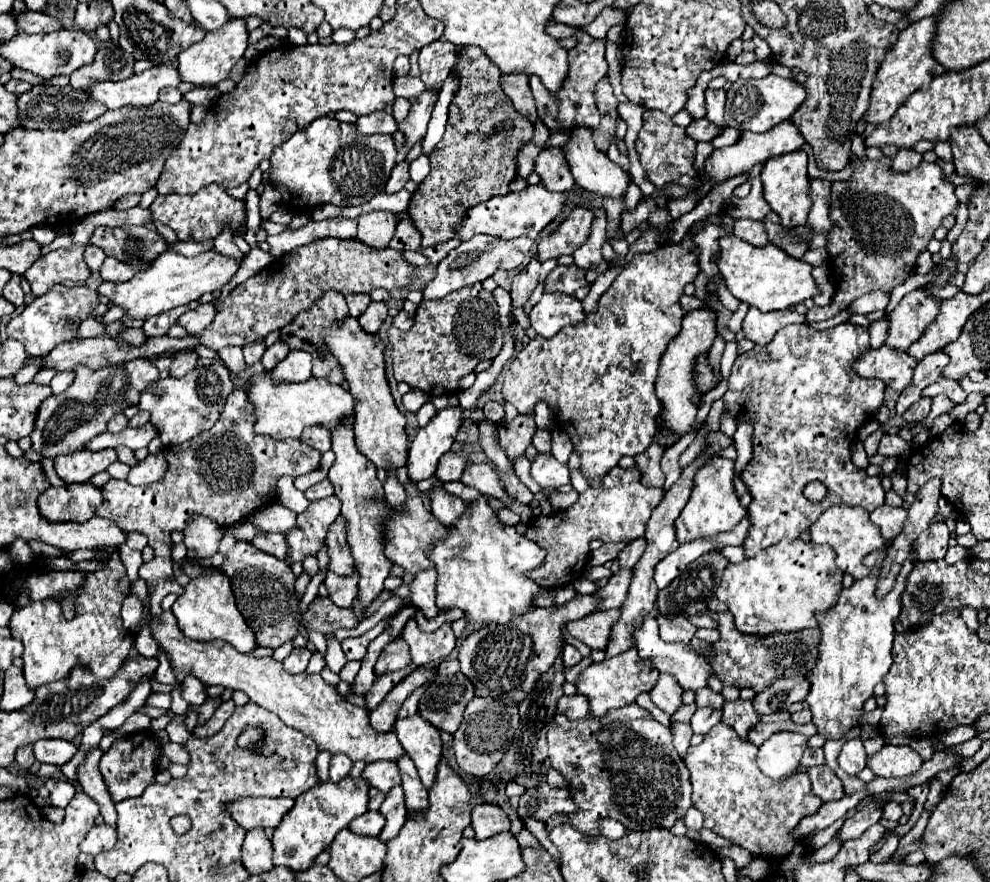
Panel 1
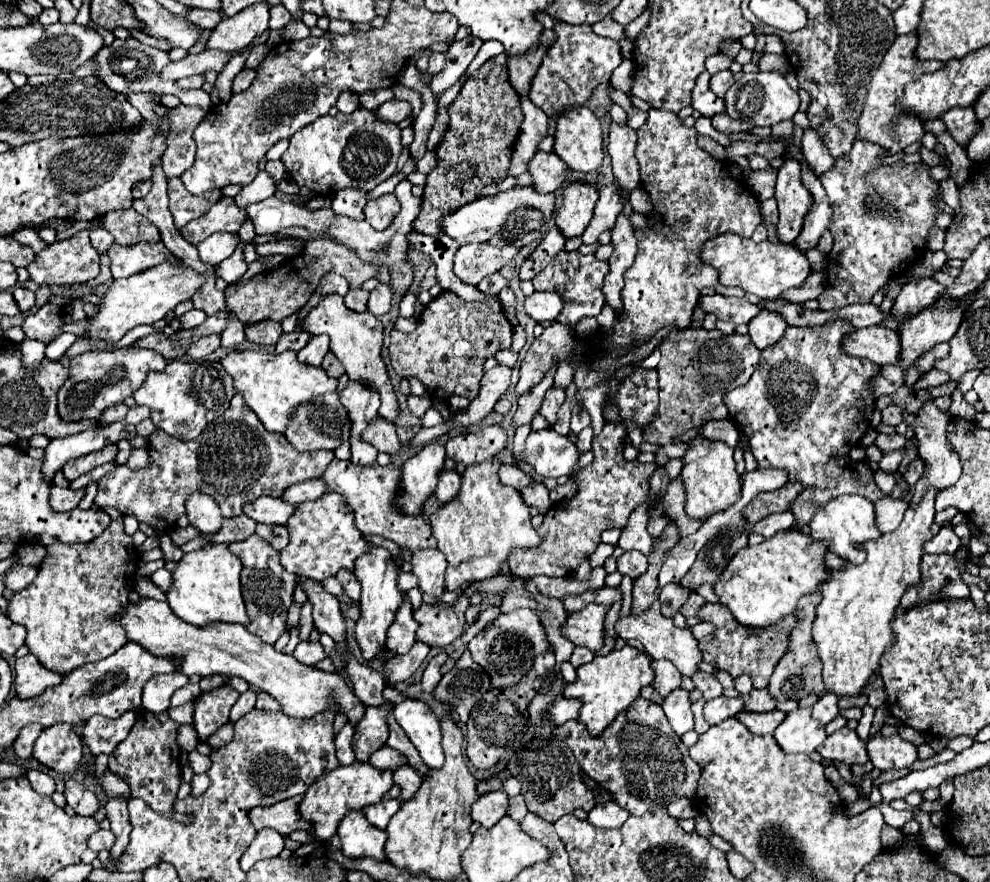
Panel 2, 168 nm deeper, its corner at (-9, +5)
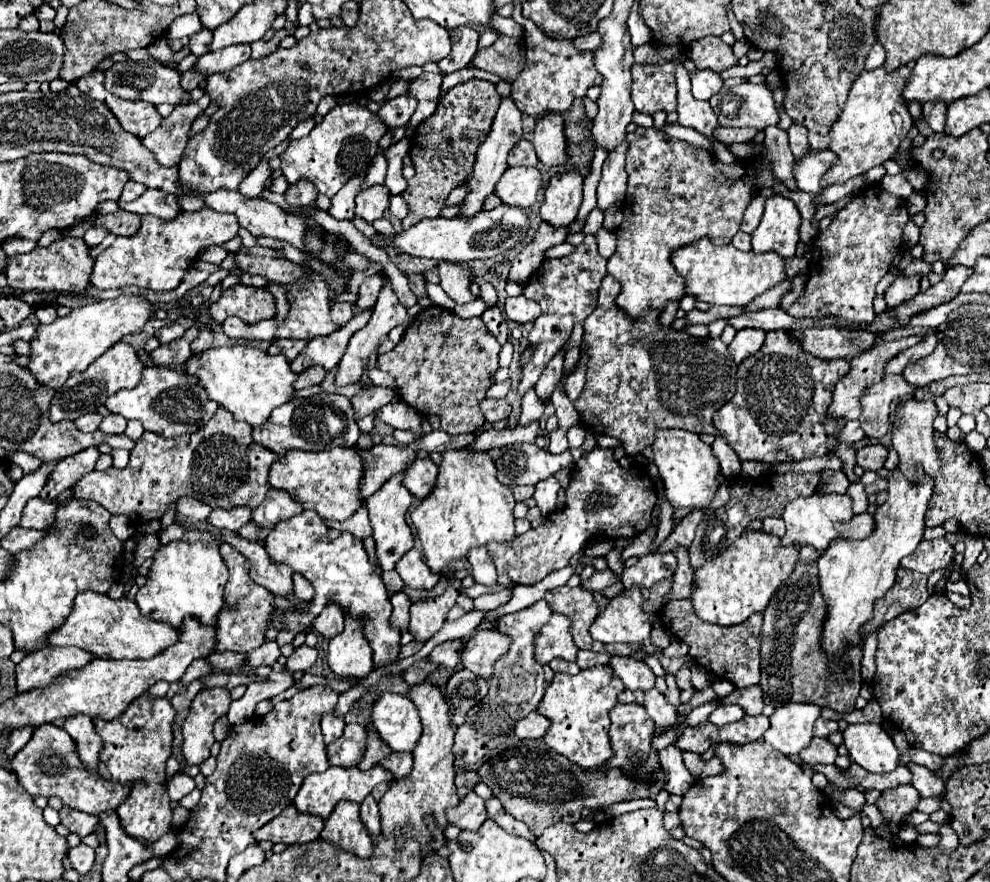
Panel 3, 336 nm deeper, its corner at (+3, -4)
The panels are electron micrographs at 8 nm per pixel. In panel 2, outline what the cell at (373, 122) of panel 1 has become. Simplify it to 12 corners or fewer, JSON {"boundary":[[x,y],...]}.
{"boundary":[[405,100],[381,104],[379,120],[399,124],[411,118],[413,106]]}

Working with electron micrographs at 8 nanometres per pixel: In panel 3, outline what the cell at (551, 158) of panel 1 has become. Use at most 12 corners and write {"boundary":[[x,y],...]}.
{"boundary":[[509,167],[495,195],[515,207],[535,205],[537,167]]}

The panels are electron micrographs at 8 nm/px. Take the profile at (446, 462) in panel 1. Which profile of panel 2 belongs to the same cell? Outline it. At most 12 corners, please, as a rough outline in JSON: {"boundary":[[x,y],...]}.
{"boundary":[[501,426],[459,434],[445,452],[465,466],[485,462],[507,446]]}

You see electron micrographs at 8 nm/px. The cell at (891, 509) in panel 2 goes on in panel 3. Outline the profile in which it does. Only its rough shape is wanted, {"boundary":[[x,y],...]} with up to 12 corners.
{"boundary":[[859,513],[849,521],[849,539],[865,539],[875,529],[871,513]]}

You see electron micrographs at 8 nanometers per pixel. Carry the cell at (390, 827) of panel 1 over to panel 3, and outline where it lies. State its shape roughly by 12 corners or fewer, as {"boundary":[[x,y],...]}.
{"boundary":[[393,751],[381,767],[391,771],[395,781],[411,773],[411,753]]}

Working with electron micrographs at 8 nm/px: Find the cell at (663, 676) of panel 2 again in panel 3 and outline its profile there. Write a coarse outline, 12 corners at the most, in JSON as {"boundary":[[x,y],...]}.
{"boundary":[[611,657],[609,665],[631,691],[655,687],[645,661]]}

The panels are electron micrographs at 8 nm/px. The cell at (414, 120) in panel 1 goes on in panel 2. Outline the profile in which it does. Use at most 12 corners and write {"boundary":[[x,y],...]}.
{"boundary":[[475,36],[449,46],[445,68],[431,82],[441,96],[475,58],[483,40]]}

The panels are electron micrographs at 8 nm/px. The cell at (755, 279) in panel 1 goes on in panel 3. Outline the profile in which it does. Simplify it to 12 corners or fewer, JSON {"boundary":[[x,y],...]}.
{"boundary":[[677,249],[671,263],[687,295],[711,305],[749,305],[785,281],[777,253]]}

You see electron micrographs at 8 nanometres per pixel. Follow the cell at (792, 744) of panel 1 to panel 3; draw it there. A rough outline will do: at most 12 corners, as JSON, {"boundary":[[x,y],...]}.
{"boundary":[[783,705],[763,739],[799,755],[813,739],[819,705]]}

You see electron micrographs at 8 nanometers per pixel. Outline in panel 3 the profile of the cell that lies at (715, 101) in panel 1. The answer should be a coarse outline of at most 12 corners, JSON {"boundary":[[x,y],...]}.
{"boundary":[[713,71],[691,73],[695,99],[709,101],[723,79]]}

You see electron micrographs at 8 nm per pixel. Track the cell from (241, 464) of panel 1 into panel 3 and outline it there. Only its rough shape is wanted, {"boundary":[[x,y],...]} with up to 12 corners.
{"boundary":[[219,407],[203,429],[145,431],[77,499],[133,521],[183,495],[255,509],[279,457]]}

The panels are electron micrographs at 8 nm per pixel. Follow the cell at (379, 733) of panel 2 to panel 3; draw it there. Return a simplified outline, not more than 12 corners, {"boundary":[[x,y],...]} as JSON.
{"boundary":[[345,725],[345,733],[327,747],[331,765],[359,763],[367,749],[367,729]]}

